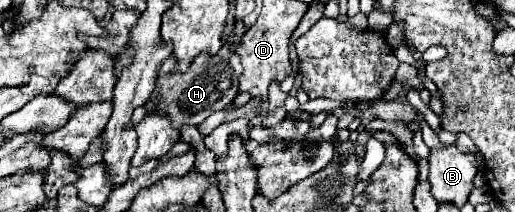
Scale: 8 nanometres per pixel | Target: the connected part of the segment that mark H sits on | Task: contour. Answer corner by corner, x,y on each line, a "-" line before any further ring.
235,20
235,24
223,34
221,50
215,56
213,54
201,54
199,58
195,58
195,62
191,62
191,66
187,68
185,74
173,72
175,58
167,58
159,68
155,94
145,104
145,108
167,112
171,124
175,128
181,128
185,124
195,124
197,126
207,116
211,116
213,112
231,104
231,100
239,92
239,80
237,78
241,74
241,62
239,62
239,54
235,54
231,50
229,38
239,38
239,34
243,34
243,30
247,30
243,20

